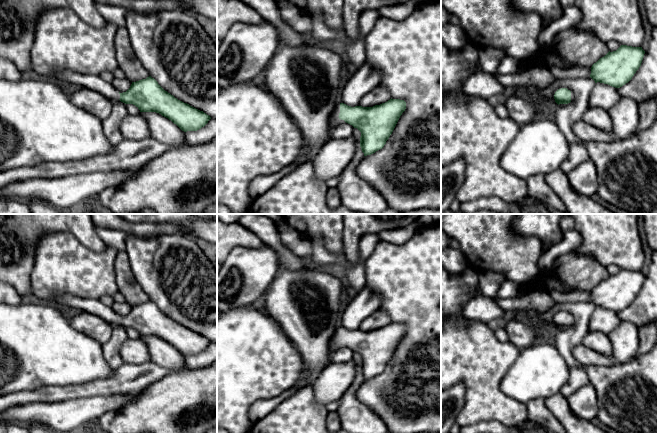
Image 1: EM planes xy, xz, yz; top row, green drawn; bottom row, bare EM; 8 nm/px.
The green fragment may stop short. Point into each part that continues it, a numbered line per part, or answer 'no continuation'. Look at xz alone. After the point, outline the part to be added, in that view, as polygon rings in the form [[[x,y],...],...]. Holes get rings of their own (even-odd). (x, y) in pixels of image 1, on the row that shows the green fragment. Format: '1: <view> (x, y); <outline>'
1: xz (334, 120); [[[340,104],[337,105],[333,112],[331,113],[330,117],[329,117],[329,126],[333,129],[336,126],[340,125],[341,123],[345,123],[344,120],[341,120],[338,116],[340,113]]]

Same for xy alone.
1: xy (94, 82); [[[63,70],[58,73],[54,80],[62,80],[71,84],[77,84],[86,89],[94,90],[113,103],[120,99],[120,94],[112,83],[104,81],[99,75],[81,74]]]

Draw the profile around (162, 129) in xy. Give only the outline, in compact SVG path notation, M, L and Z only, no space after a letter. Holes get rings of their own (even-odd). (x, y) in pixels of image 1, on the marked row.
M140 112L146 119L151 136L170 148L187 145L182 131L168 118L156 112Z

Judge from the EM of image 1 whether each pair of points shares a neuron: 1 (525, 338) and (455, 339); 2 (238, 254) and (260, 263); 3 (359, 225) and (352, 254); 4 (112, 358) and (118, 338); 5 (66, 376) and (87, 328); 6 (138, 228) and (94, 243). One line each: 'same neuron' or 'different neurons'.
1: different neurons
2: same neuron
3: same neuron
4: same neuron
5: different neurons
6: different neurons

